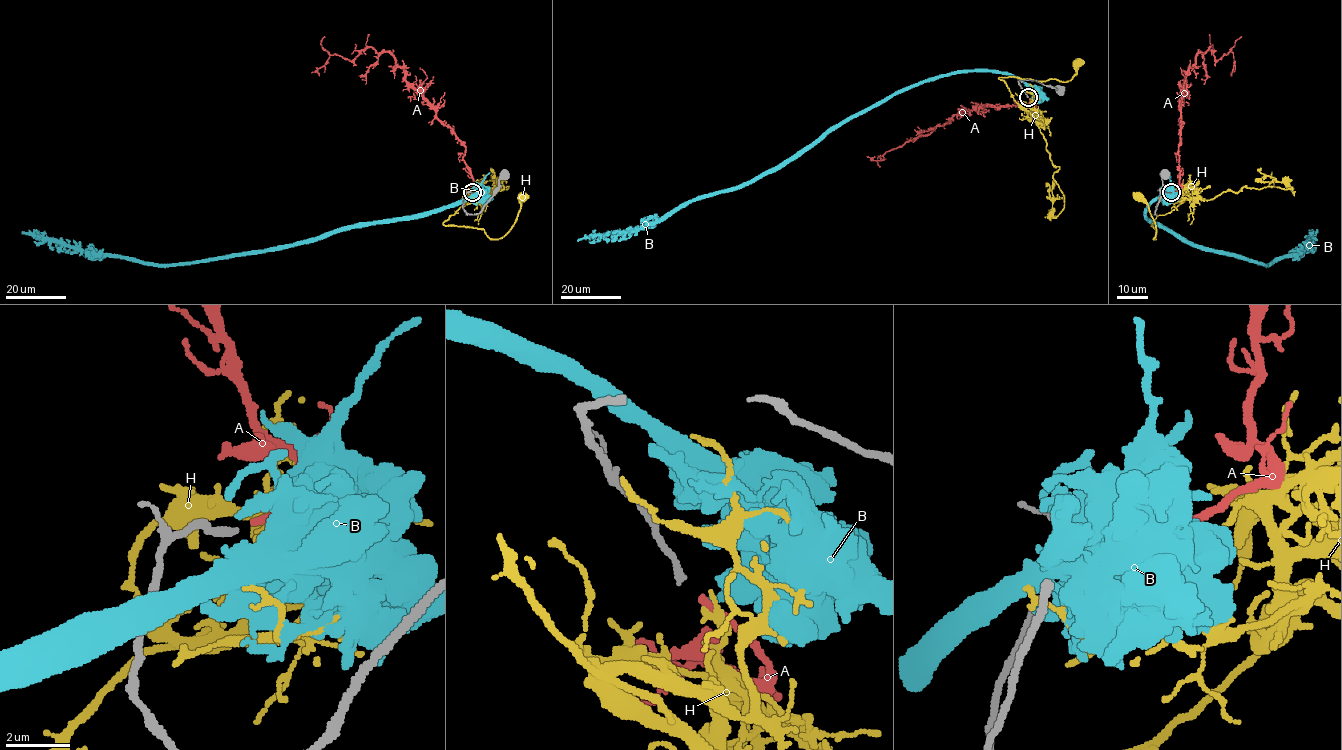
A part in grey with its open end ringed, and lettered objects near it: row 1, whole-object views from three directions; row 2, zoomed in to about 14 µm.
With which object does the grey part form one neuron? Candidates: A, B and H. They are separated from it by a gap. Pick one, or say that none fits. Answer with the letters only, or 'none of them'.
A

